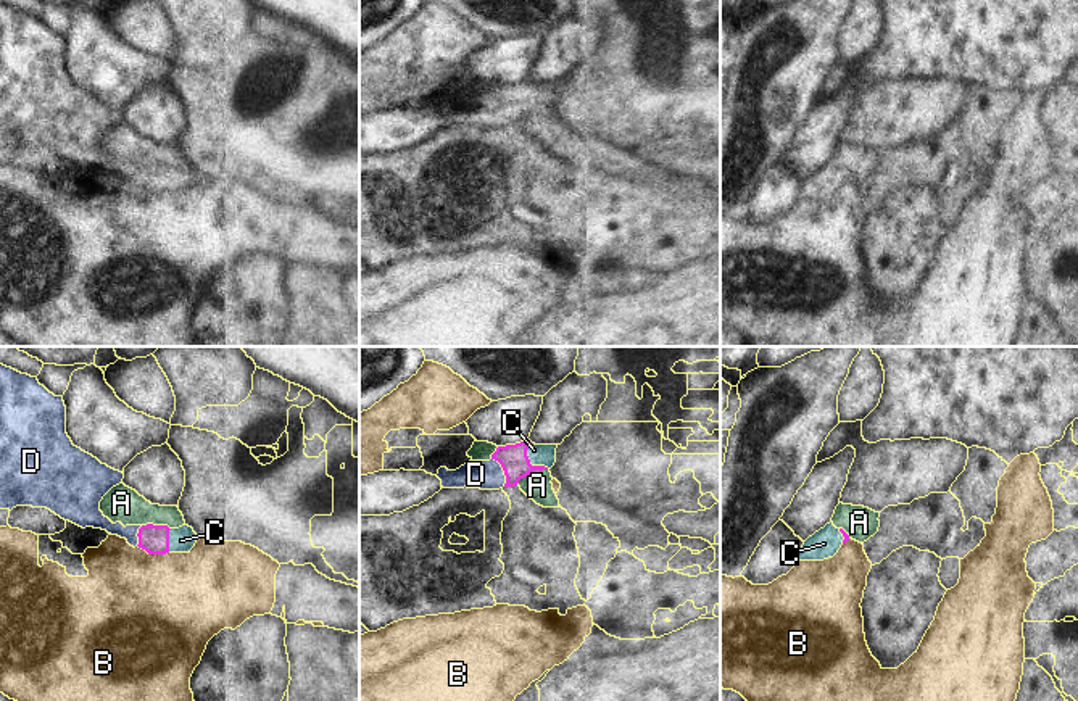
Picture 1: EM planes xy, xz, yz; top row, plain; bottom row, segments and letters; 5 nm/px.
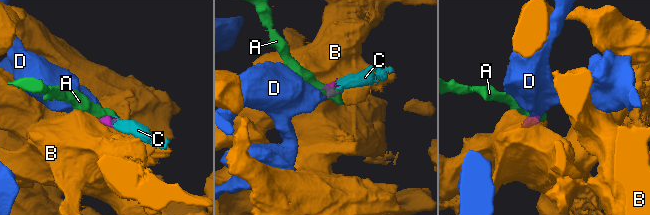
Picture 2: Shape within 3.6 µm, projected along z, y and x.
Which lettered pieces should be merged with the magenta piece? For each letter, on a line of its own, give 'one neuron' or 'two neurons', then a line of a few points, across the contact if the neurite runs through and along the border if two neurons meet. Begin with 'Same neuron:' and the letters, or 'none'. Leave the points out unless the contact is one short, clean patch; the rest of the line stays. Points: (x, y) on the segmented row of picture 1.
Same neuron: C, D
A: two neurons; line xz (547, 468), (530, 471), (516, 484)
B: two neurons; line xy (137, 545), (149, 553), (168, 553)
C: one neuron; line xz (513, 458), (529, 463), (540, 455)
D: one neuron; line xz (513, 458), (503, 469), (495, 474), (476, 474)

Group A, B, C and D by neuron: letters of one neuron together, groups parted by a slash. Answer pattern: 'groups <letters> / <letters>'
groups A / B / C D

